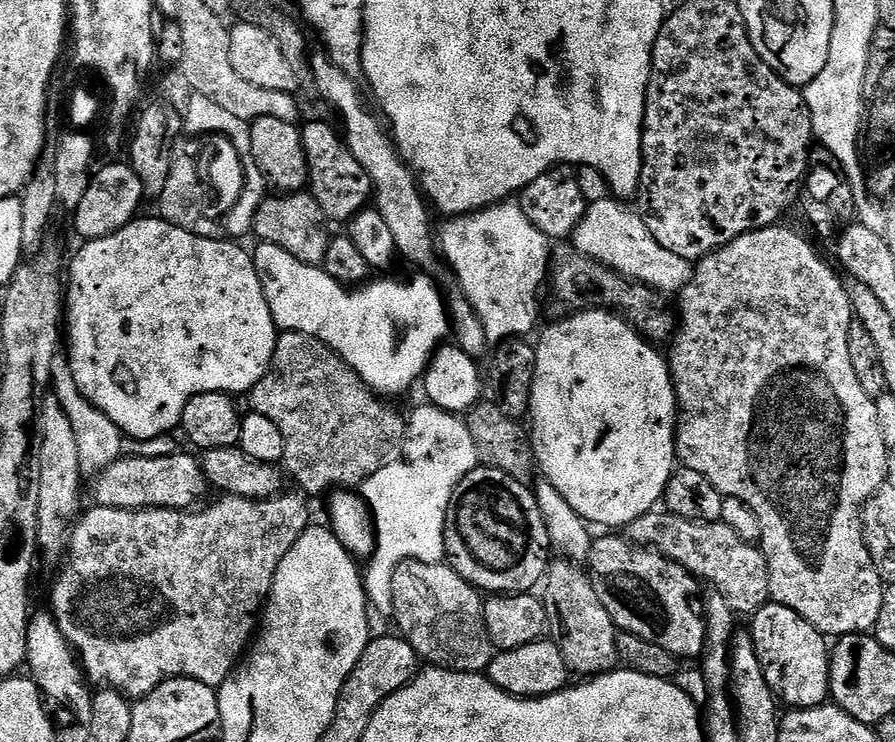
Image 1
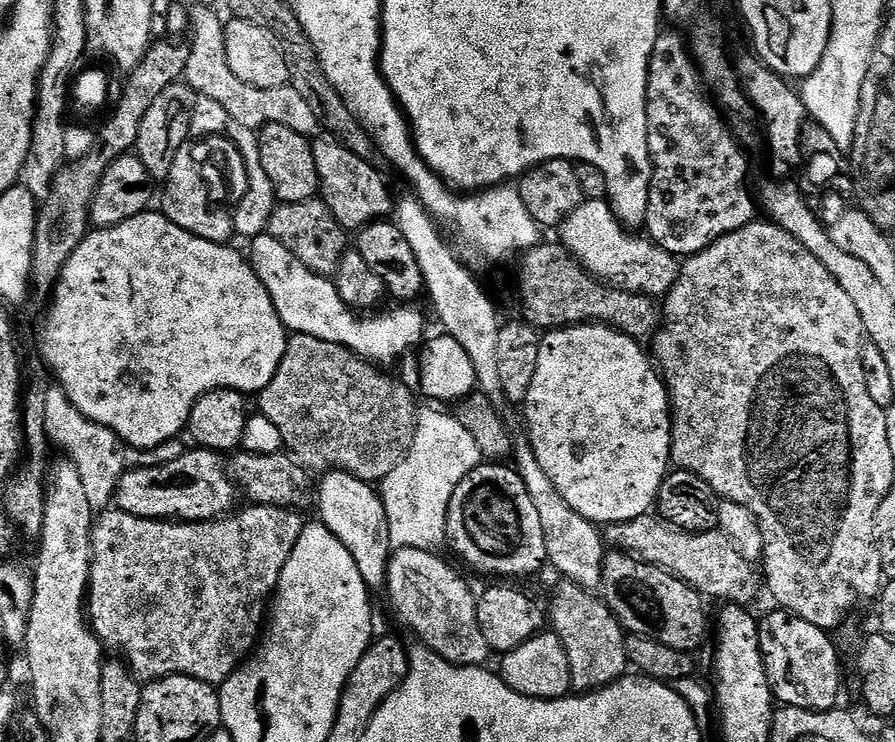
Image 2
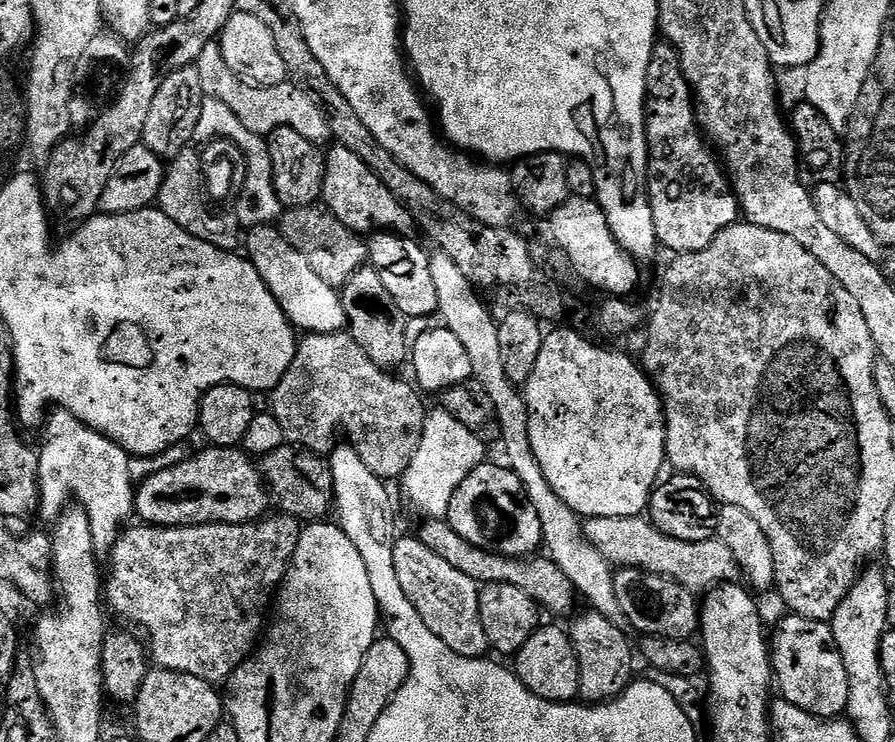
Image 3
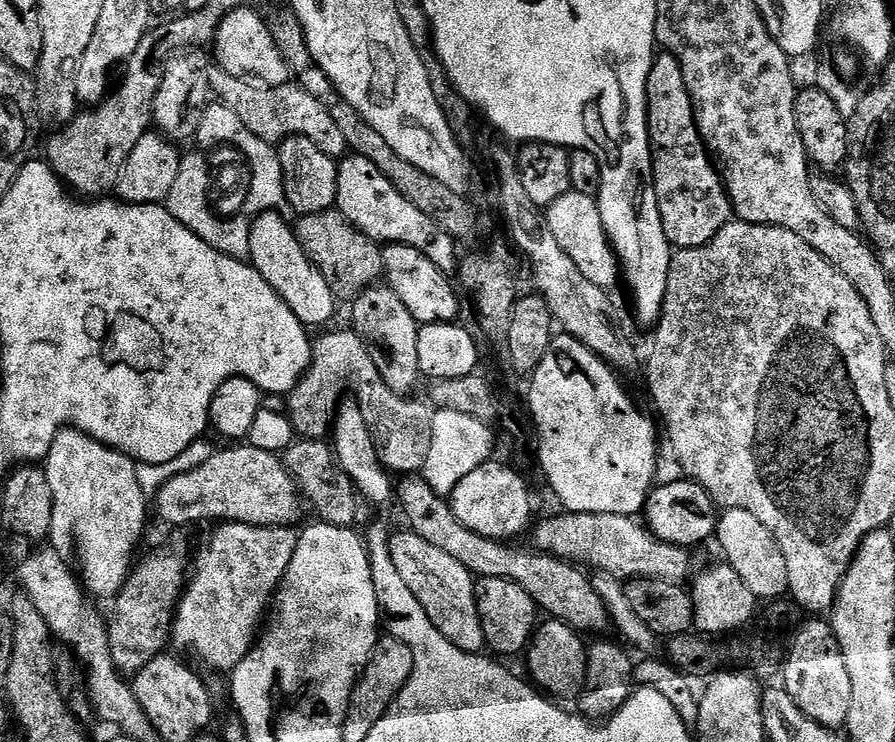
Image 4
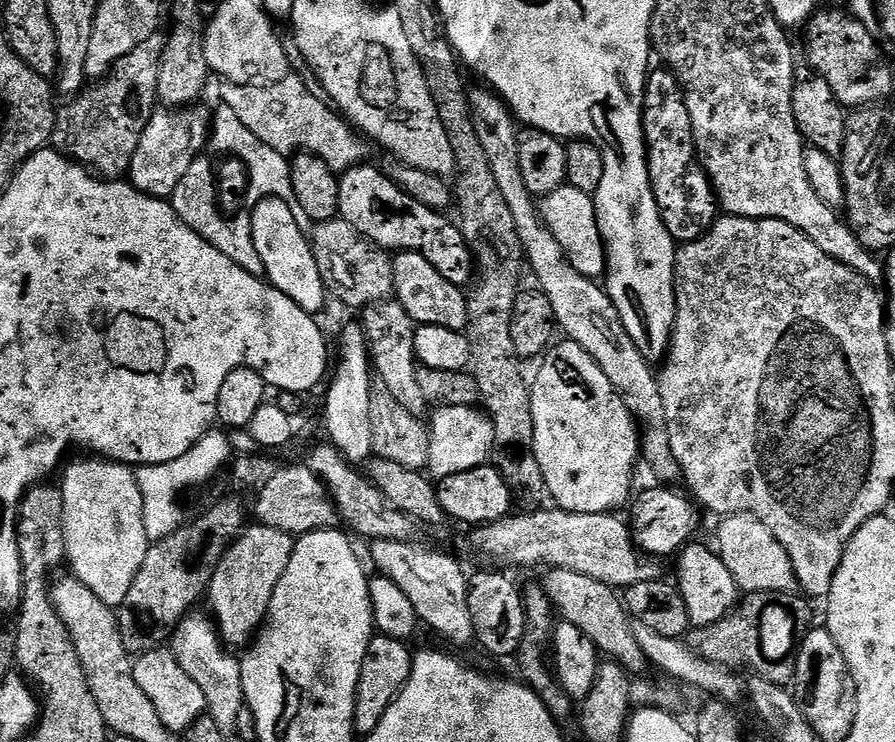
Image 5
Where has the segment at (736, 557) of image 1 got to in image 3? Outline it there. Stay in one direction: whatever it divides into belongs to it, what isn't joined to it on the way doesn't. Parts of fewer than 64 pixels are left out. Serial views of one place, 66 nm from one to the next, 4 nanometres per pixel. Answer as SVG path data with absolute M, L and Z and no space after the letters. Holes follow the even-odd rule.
M643 515L626 518L590 516L583 521L583 526L584 539L616 570L637 568L674 580L678 586L693 594L707 594L719 584L731 584L742 576L738 562L718 538L706 542L682 542L678 538L670 538L670 534L662 534L662 530L655 528L651 519Z

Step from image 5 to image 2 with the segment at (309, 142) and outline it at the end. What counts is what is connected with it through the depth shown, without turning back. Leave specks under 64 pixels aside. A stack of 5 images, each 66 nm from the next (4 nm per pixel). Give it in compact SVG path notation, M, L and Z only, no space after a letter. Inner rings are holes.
M208 8L191 9L192 23L190 25L190 37L192 44L188 48L188 61L183 79L197 97L205 96L230 114L238 126L246 126L253 130L259 130L265 124L281 124L290 126L290 130L298 130L298 134L311 137L317 131L318 121L314 110L298 94L298 90L292 87L275 88L274 90L262 90L242 82L234 70L230 70L230 62L226 62L226 50L224 49L225 21L219 20Z

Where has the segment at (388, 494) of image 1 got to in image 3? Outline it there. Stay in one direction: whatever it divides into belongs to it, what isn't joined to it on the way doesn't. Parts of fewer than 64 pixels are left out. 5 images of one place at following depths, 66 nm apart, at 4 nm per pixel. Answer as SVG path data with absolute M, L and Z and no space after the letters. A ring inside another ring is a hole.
M443 410L429 411L424 418L422 442L402 477L405 498L421 512L421 517L447 517L454 490L462 486L462 482L477 466L485 463L484 448L485 441L466 430L458 418Z

